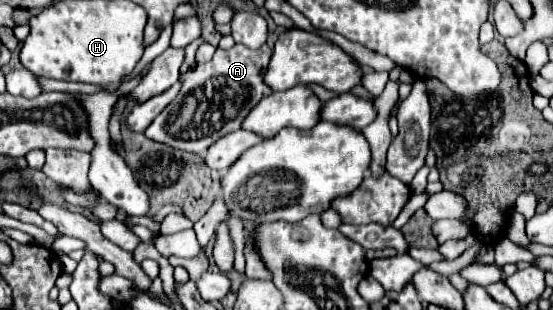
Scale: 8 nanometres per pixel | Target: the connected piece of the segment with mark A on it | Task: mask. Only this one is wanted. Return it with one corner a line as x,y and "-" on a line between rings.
235,44
229,50
217,48
209,62
197,64
193,70
181,74
181,94
169,102
169,106
149,124
143,134
155,142
173,146
175,150
205,156
205,150
215,140
239,130
249,110
271,92
271,88
263,82
269,60
271,48
267,44
259,50
251,50
241,44

